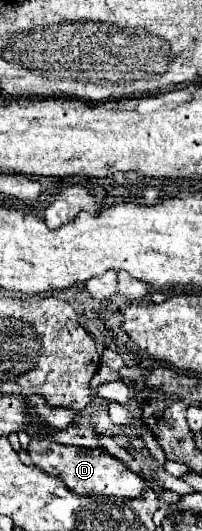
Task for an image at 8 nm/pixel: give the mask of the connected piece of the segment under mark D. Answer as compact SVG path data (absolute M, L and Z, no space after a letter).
M31 438L29 444L31 460L37 468L41 468L47 474L63 478L63 482L81 496L117 496L117 498L141 498L147 490L147 480L133 472L123 460L115 458L103 448L79 448L79 446L63 446L51 440Z

